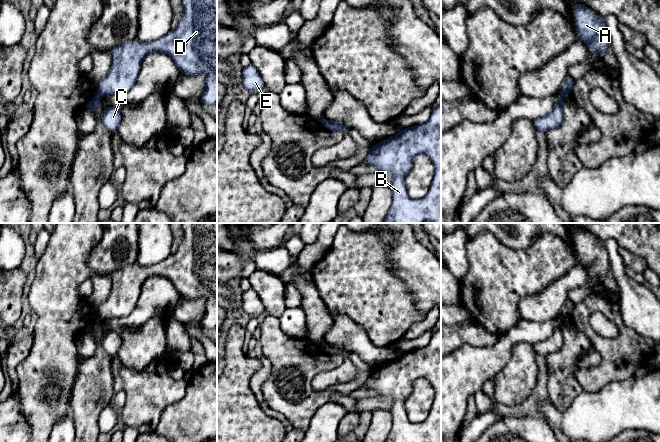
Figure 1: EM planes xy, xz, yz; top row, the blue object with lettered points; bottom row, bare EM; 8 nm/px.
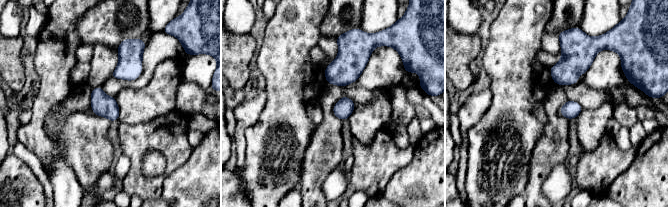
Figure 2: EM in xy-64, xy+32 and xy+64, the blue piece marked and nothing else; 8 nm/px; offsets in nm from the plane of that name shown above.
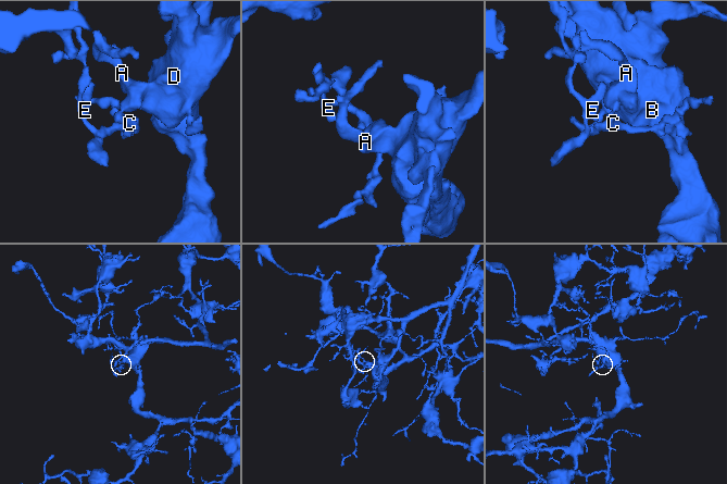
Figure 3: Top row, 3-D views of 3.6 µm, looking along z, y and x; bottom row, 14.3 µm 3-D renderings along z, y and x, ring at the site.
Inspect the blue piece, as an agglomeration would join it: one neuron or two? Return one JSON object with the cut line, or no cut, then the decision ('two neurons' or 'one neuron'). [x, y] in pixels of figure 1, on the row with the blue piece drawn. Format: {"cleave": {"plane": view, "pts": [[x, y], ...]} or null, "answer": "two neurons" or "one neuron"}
{"cleave": {"plane": "xy", "pts": [[97, 93], [101, 96]]}, "answer": "two neurons"}

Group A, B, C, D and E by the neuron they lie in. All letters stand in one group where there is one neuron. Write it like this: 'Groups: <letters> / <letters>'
Groups: A B D / C E

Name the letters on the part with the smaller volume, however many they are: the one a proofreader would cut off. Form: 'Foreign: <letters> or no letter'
Foreign: C, E

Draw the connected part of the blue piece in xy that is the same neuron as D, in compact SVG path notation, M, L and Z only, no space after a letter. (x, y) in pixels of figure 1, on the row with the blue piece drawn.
M182 0L182 4L184 13L177 27L160 39L153 42L127 41L110 51L111 68L97 90L101 97L129 91L138 79L145 56L151 52L162 52L173 59L180 73L203 74L206 79L201 104L212 106L217 103L217 0Z

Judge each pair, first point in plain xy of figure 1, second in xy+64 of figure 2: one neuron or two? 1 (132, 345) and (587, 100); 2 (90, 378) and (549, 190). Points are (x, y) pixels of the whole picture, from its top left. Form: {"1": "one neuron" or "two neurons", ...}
{"1": "two neurons", "2": "two neurons"}

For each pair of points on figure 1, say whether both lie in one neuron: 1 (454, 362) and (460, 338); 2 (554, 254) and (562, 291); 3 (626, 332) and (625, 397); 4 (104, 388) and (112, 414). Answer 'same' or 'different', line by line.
1: different
2: different
3: different
4: different

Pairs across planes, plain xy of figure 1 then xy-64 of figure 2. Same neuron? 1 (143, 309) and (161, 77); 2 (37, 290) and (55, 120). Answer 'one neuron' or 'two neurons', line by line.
1: two neurons
2: two neurons

